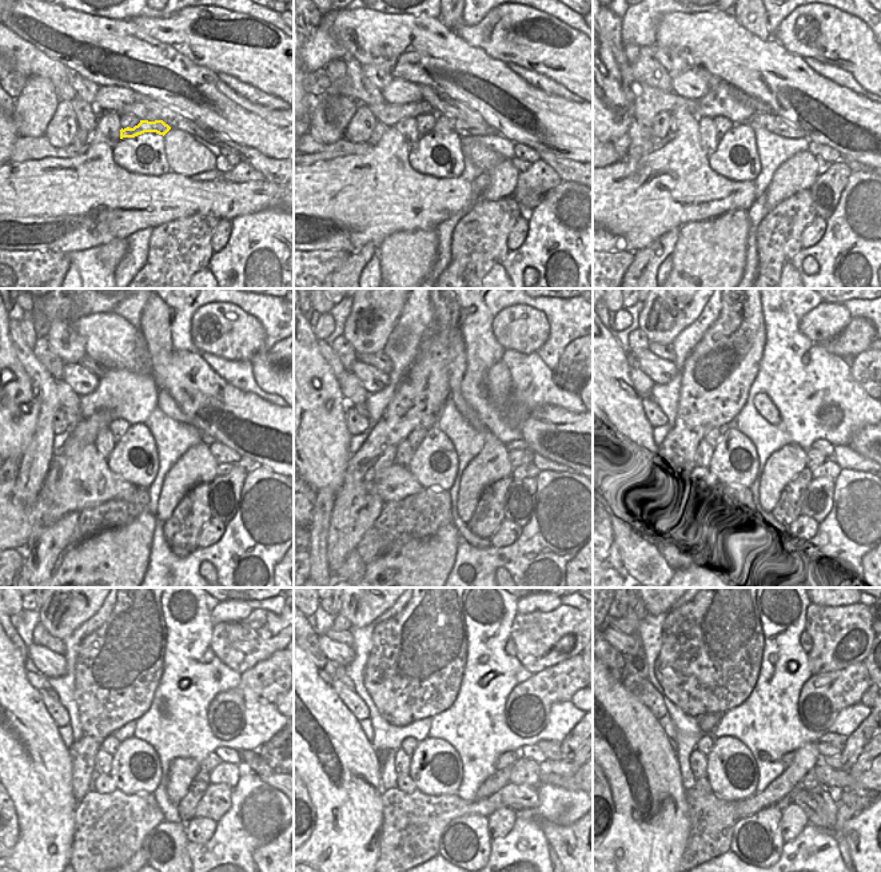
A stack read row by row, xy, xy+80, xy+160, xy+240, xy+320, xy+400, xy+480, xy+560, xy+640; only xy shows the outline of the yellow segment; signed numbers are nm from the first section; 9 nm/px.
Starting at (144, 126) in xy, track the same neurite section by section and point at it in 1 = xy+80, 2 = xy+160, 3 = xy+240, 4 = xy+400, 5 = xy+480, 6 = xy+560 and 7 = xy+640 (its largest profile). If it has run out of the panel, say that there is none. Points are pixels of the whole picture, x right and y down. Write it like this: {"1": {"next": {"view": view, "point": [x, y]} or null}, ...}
{"1": {"next": {"view": "xy+80", "point": [462, 128]}}, "2": {"next": {"view": "xy+160", "point": [770, 122]}}, "3": {"next": {"view": "xy+240", "point": [206, 438]}}, "4": {"next": {"view": "xy+400", "point": [825, 448]}}, "5": {"next": {"view": "xy+480", "point": [224, 753]}}, "6": {"next": {"view": "xy+560", "point": [531, 752]}}, "7": {"next": {"view": "xy+640", "point": [825, 749]}}}

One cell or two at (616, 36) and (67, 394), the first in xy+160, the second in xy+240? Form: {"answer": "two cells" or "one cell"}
{"answer": "two cells"}

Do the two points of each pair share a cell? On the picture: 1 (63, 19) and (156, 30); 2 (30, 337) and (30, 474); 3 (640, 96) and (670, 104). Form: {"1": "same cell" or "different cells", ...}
{"1": "different cells", "2": "different cells", "3": "same cell"}

